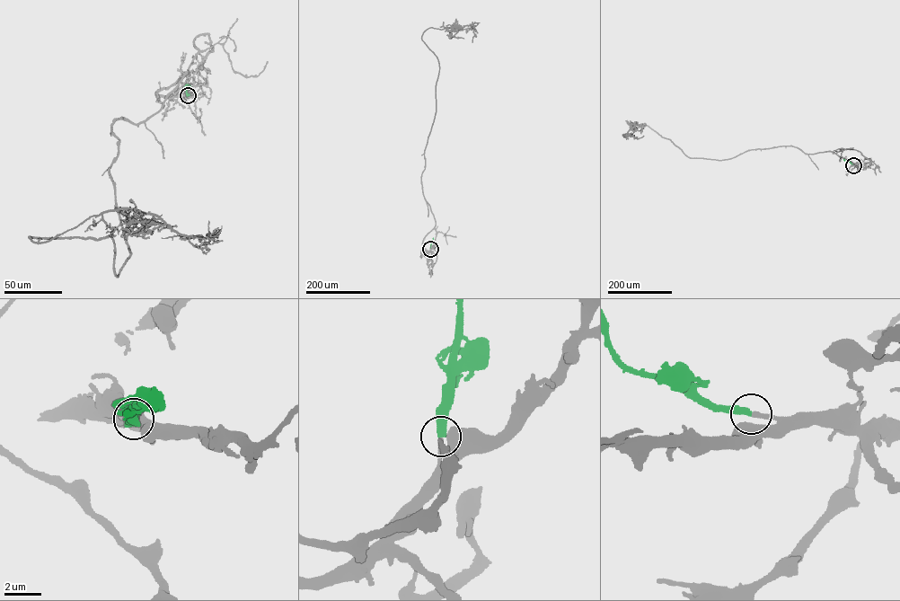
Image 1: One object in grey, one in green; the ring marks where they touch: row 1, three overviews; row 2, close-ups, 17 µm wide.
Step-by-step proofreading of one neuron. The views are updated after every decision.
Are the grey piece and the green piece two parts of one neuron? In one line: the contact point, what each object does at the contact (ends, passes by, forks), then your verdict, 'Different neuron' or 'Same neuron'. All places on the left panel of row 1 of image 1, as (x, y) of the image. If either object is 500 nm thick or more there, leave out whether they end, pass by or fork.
Place: (188, 95). At the ring grey ends. At the ring green ends. Same neuron

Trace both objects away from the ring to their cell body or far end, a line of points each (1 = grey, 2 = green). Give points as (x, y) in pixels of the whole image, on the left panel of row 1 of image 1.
1: (187, 96), (156, 93), (186, 73), (111, 126), (117, 277), (110, 236), (29, 238), (123, 208), (208, 221)
2: (187, 96), (184, 87), (189, 84), (189, 88), (189, 85)

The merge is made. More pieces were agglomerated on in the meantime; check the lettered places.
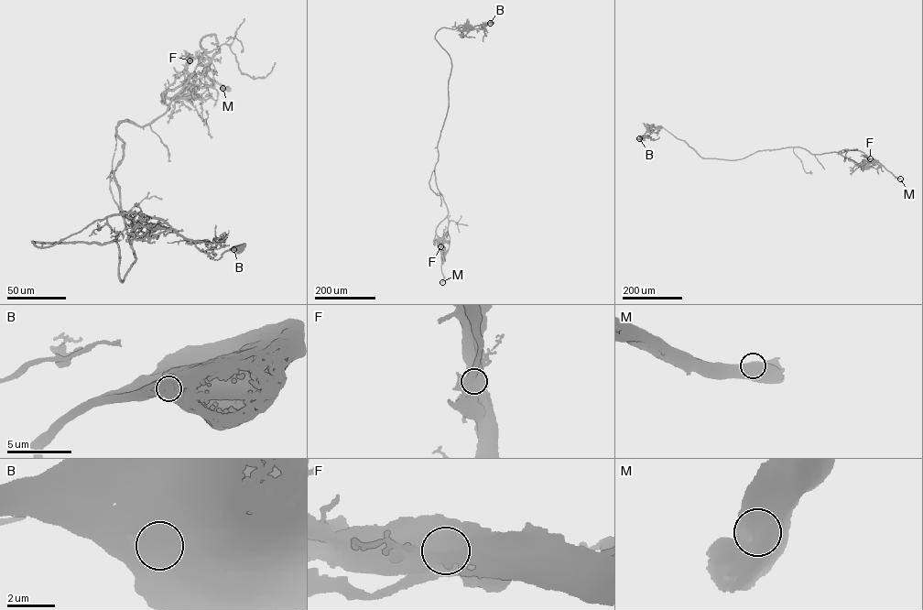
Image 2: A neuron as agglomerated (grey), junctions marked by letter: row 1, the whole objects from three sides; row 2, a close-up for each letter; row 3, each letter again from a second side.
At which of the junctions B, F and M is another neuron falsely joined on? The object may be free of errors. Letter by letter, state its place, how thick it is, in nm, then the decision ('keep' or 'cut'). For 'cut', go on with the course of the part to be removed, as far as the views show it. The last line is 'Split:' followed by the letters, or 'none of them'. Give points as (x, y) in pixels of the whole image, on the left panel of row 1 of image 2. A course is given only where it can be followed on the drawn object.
B: place (233, 249); calibre 1200 nm; keep
F: place (190, 60); calibre 1250 nm; cut; course (190, 59), (198, 56), (209, 78), (228, 87), (221, 89)
M: place (222, 88); calibre 1050 nm; keep
Split: F

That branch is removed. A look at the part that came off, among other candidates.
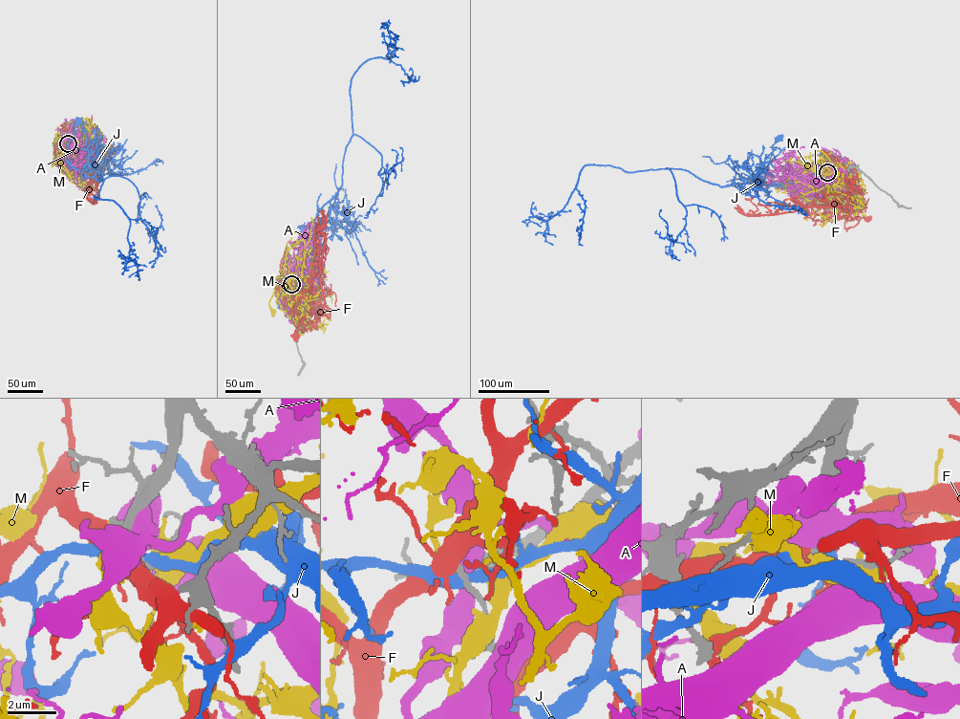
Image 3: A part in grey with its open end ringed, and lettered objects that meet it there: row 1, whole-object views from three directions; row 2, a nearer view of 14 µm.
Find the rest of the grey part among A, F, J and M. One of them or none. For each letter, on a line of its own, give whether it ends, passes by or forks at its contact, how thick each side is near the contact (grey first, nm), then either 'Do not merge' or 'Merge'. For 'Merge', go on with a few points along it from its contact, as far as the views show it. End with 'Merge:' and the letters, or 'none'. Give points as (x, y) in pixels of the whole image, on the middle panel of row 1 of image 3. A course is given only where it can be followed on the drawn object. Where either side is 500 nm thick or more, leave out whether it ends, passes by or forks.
A: Thickness 400 nm (grey) against 750 nm. Do not merge
F: It forks there. Thickness 200 nm (grey) against 440 nm. Do not merge
J: It passes by. Thickness 220 nm (grey) against 480 nm. Do not merge
M: It ends there. Thickness 320 nm (grey) against 240 nm. Do not merge
Merge: none

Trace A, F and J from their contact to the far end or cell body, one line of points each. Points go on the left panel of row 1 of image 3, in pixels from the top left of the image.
A: (69, 142), (76, 149), (70, 162), (76, 166), (75, 172), (78, 170), (81, 175)
F: (69, 143), (67, 141), (66, 146), (75, 156), (89, 163), (90, 189), (83, 175), (85, 171)
J: (69, 144), (78, 149), (89, 168), (82, 171), (74, 168), (65, 160), (75, 121), (78, 120)

